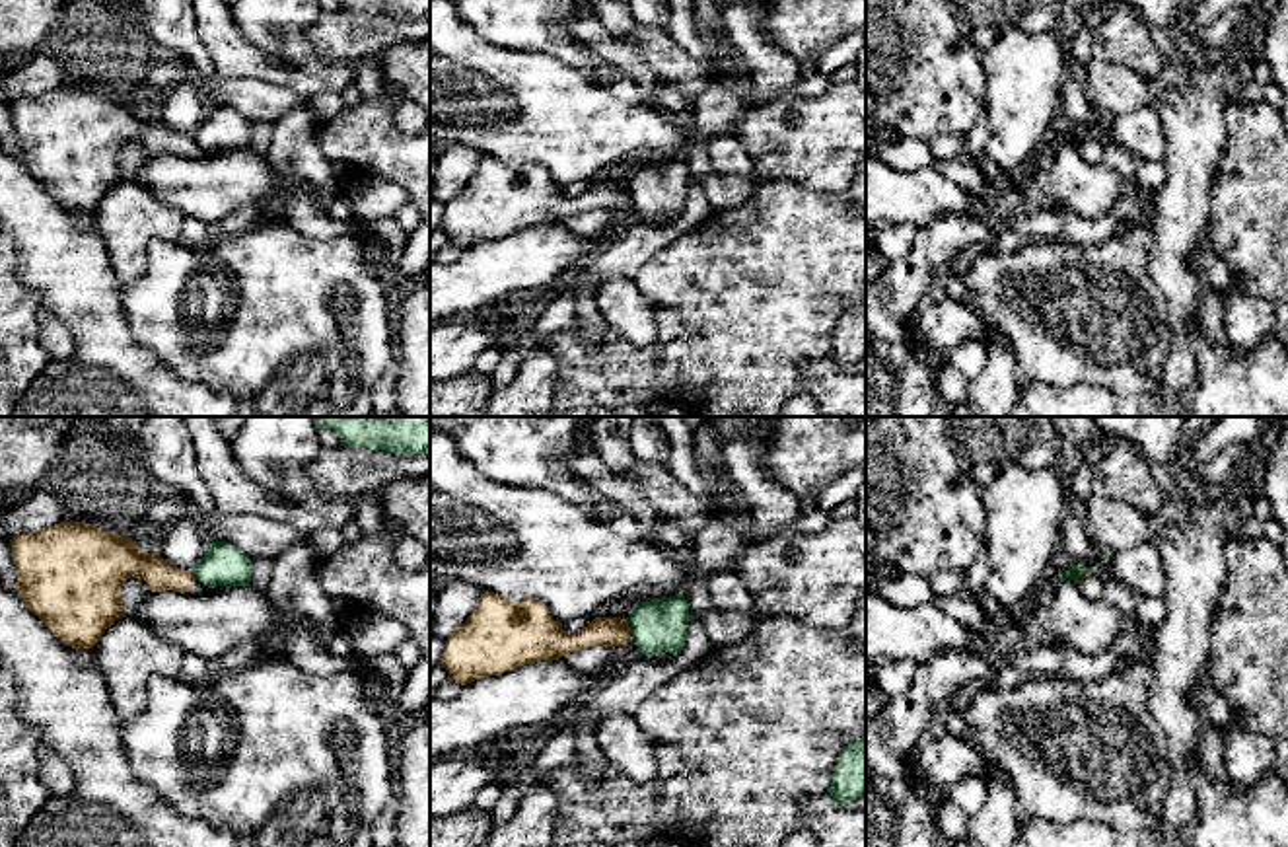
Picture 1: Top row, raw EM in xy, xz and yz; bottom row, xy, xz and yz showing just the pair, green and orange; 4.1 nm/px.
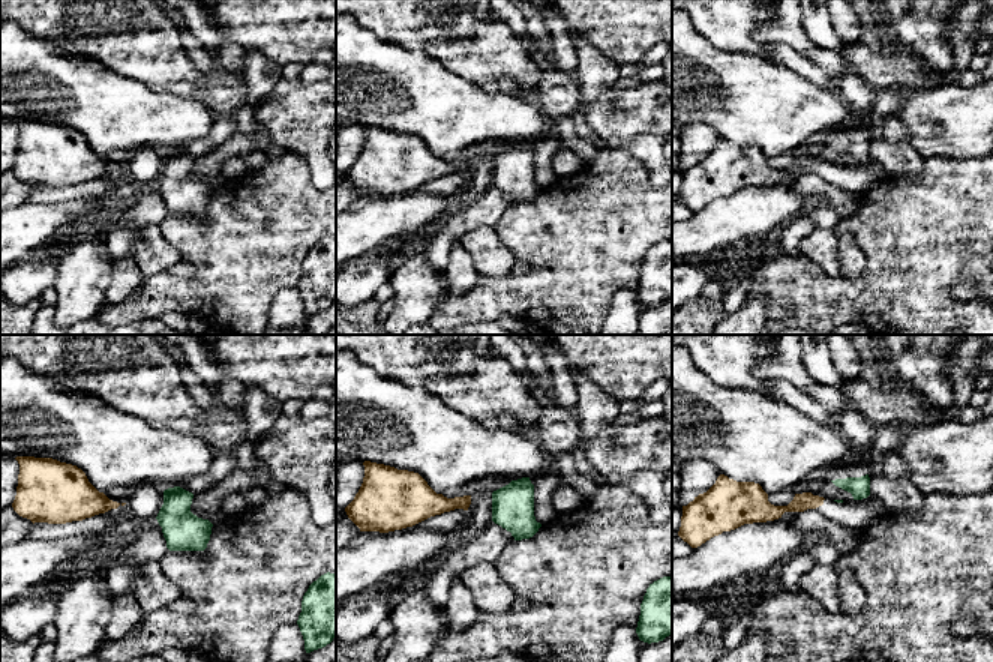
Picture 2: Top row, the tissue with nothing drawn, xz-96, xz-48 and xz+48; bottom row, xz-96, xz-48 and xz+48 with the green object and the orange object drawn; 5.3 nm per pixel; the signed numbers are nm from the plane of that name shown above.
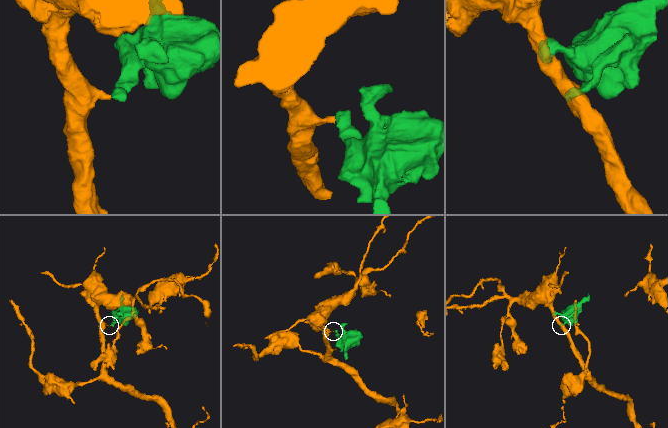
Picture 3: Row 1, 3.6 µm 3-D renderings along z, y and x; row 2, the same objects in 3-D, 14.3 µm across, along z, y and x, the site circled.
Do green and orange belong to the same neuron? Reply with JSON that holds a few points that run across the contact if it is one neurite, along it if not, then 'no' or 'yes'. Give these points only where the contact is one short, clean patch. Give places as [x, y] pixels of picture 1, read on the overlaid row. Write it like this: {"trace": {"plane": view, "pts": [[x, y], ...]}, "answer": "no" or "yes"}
{"trace": {"plane": "xz", "pts": [[625, 620], [631, 637]]}, "answer": "no"}

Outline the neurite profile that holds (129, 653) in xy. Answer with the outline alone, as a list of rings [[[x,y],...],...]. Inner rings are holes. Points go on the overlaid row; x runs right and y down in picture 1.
[[[125,615],[93,646],[97,670],[123,722],[142,715],[154,676],[179,678],[185,650],[144,621]]]

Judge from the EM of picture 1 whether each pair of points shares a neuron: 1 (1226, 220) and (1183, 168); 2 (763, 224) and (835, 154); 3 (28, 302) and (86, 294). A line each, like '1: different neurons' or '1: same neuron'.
1: different neurons
2: different neurons
3: different neurons

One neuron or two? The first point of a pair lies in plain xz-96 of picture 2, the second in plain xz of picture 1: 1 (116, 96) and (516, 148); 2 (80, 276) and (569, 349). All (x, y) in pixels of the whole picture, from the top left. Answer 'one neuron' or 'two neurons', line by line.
1: one neuron
2: two neurons

